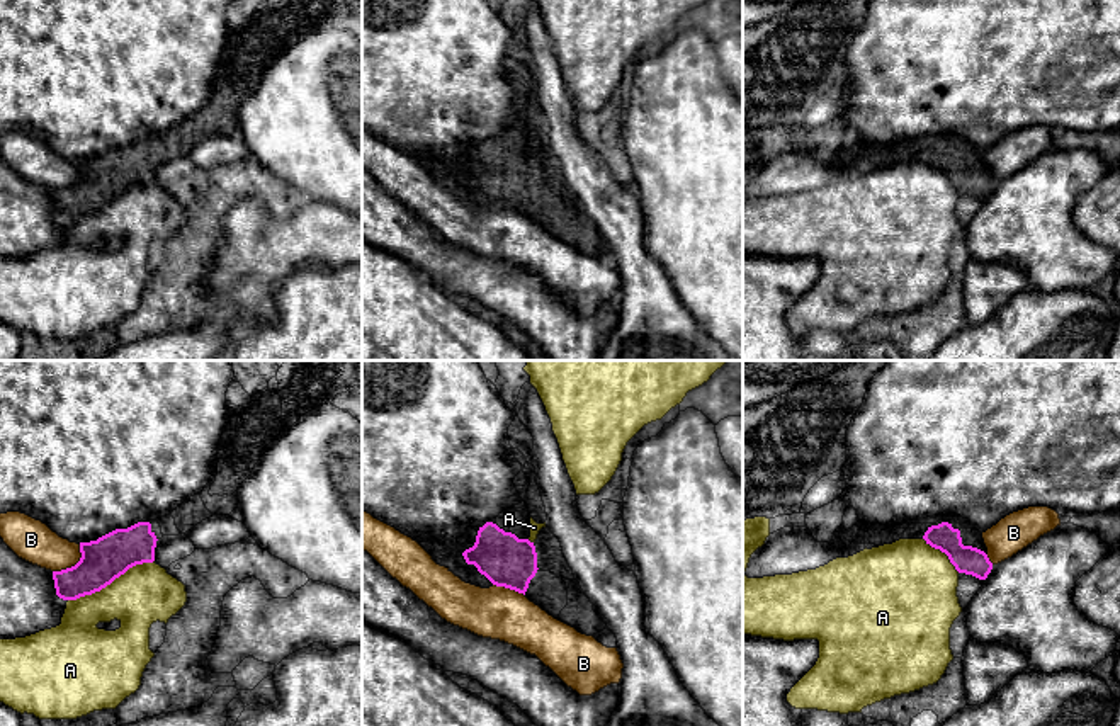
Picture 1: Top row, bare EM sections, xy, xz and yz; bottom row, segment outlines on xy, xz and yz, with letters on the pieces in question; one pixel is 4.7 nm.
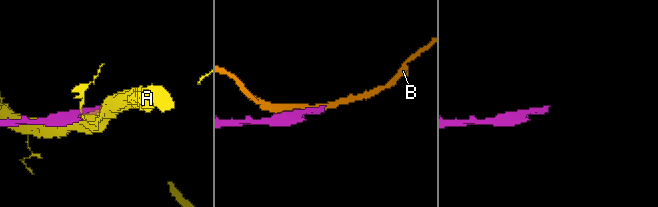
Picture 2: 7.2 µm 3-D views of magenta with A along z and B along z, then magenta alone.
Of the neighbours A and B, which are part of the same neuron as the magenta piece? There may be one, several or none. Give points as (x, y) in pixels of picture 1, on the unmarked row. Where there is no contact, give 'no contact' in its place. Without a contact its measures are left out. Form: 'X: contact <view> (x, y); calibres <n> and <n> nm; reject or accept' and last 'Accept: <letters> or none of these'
A: contact xy (111, 201); calibres 200 and 280 nm; reject
B: contact xy (75, 184); calibres 200 and 200 nm; reject
Accept: none of these

